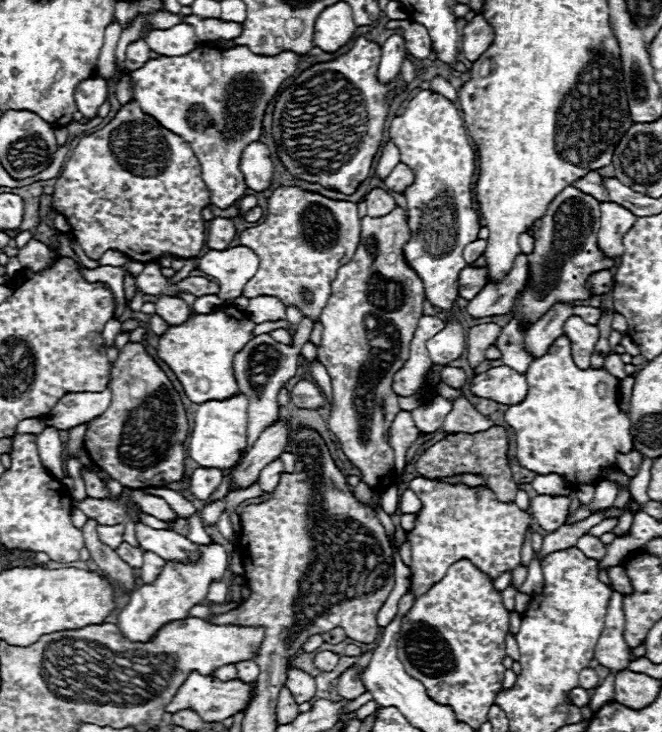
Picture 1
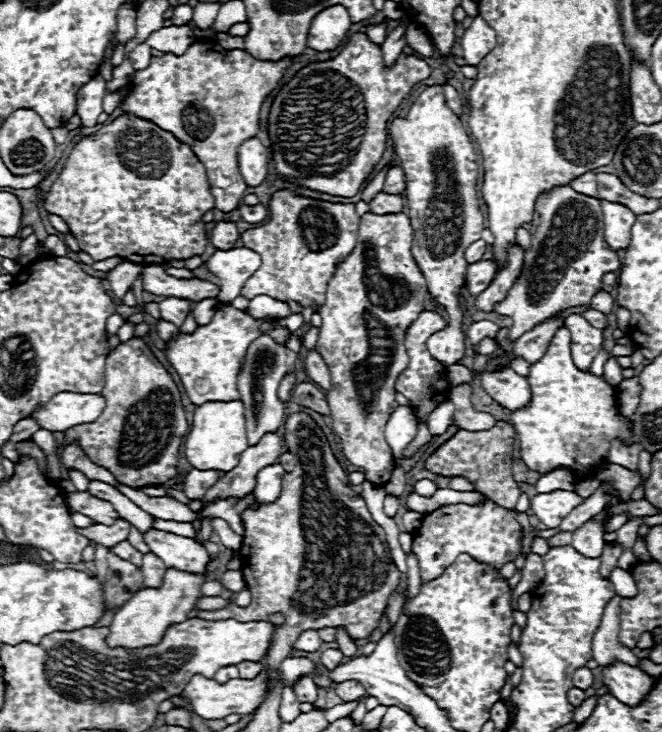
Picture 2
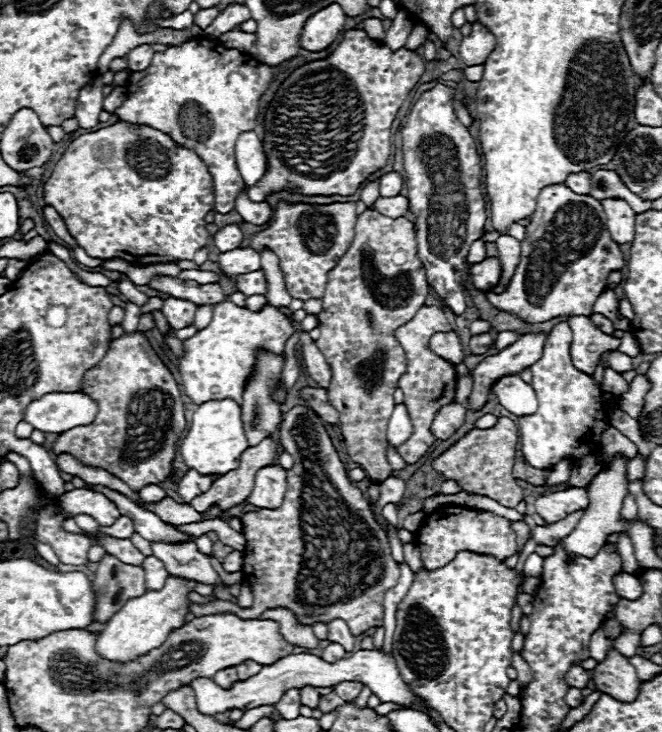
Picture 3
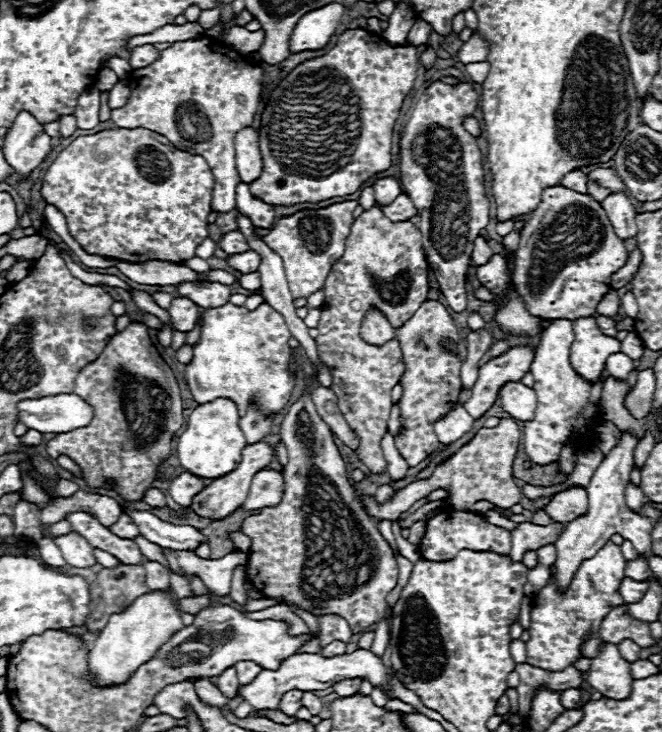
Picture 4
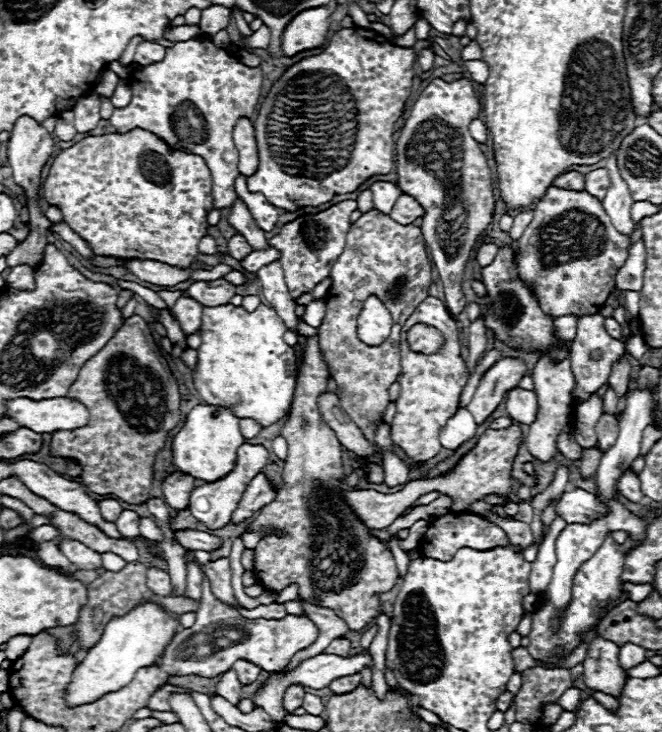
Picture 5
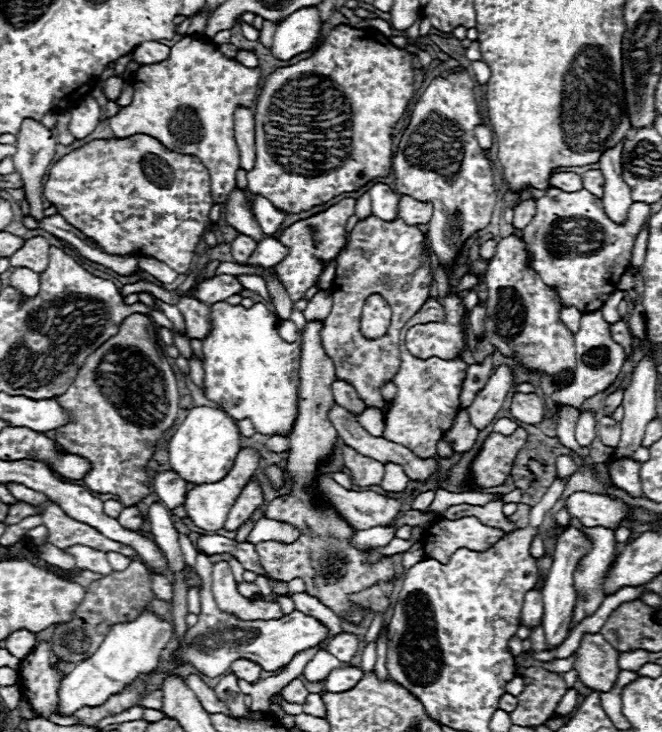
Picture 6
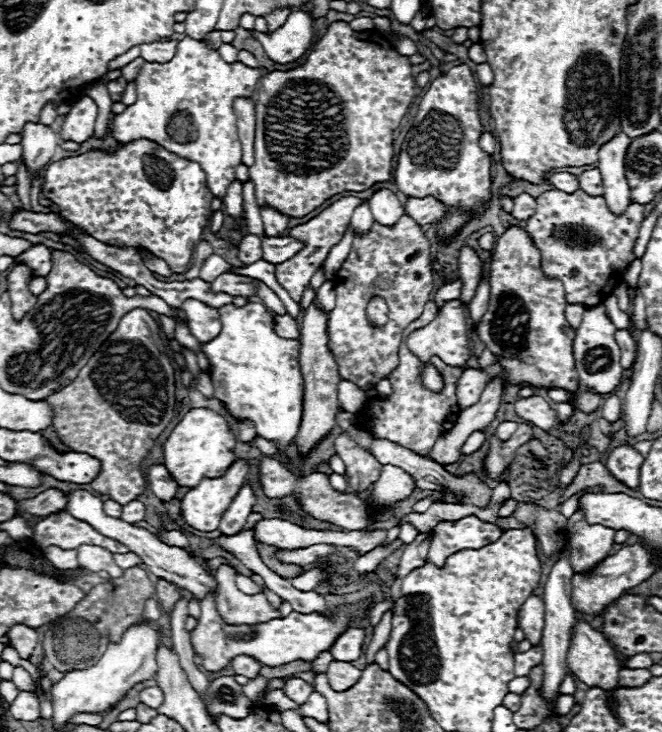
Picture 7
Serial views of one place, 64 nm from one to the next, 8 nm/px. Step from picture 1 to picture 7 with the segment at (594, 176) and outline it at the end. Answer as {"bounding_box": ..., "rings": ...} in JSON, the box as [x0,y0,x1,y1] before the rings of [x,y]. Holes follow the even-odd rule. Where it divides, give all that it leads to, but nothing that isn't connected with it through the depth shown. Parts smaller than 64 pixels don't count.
{"bounding_box":[548,172,580,192],"rings":[[[556,172],[556,174],[552,174],[552,176],[548,178],[548,182],[550,182],[554,188],[562,190],[562,192],[576,192],[576,190],[580,188],[578,176],[568,174],[568,172]]]}

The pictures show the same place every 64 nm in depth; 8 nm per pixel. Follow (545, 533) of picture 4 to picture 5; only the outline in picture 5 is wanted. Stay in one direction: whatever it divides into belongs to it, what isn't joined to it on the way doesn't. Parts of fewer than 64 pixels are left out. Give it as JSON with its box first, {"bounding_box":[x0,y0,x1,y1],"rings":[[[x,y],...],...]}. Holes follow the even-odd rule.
{"bounding_box":[484,512,534,552],"rings":[[[486,512],[484,514],[486,520],[498,524],[510,538],[512,548],[516,548],[516,552],[524,552],[532,542],[534,542],[534,534],[530,530],[530,524],[526,522],[518,522],[518,520],[504,520],[500,516],[496,516],[494,512]]]}

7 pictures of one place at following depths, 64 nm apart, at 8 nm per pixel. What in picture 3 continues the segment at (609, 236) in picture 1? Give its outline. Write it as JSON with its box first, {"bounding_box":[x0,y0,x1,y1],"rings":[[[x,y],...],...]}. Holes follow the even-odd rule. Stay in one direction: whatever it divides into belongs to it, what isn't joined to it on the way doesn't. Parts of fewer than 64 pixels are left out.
{"bounding_box":[602,198,634,244],"rings":[[[616,198],[602,200],[602,208],[612,240],[616,240],[616,244],[630,244],[634,240],[634,210],[624,200]]]}

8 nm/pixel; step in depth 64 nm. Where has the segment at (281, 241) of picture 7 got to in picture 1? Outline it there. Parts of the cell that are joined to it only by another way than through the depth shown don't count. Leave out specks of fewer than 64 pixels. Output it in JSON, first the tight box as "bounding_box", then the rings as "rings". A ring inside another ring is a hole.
{"bounding_box":[194,246,258,304],"rings":[[[236,246],[228,250],[208,250],[204,256],[194,258],[196,270],[214,276],[220,284],[220,300],[230,304],[242,294],[244,284],[258,270],[258,256],[246,248]]]}

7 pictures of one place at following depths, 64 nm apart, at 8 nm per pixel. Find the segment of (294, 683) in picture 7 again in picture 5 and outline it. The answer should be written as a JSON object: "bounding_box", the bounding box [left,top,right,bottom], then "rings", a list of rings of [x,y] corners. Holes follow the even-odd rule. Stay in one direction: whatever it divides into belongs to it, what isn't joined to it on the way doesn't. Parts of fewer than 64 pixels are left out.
{"bounding_box":[282,686,306,714],"rings":[[[290,686],[290,688],[284,692],[284,700],[282,700],[284,710],[286,710],[288,714],[292,714],[296,708],[300,708],[304,694],[306,694],[304,688],[300,688],[300,686]]]}

